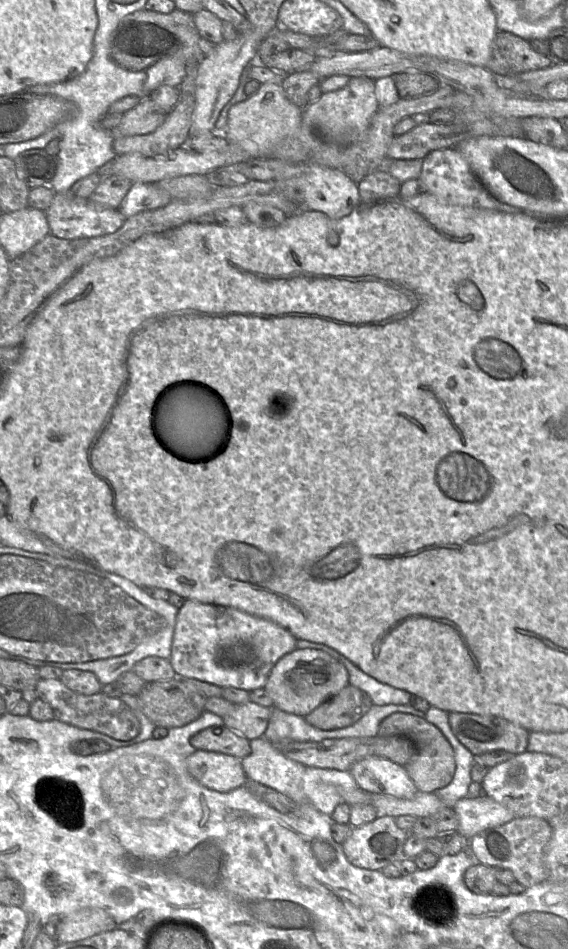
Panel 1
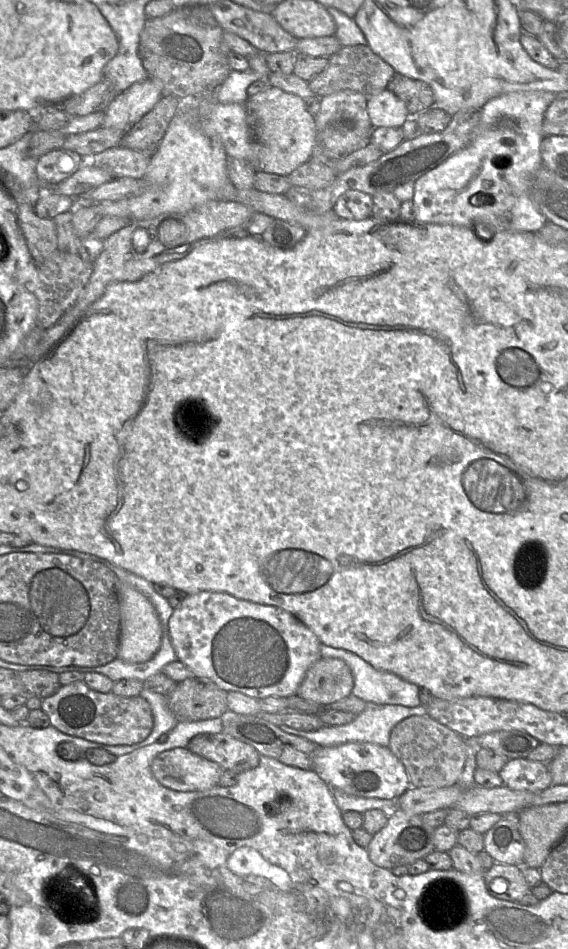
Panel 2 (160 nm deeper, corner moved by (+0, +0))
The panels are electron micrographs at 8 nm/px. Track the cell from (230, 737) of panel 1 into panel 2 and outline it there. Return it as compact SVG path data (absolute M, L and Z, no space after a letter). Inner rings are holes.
M223 732L197 735L190 740L186 748L217 763L224 771L237 774L257 767L260 760L254 747Z

